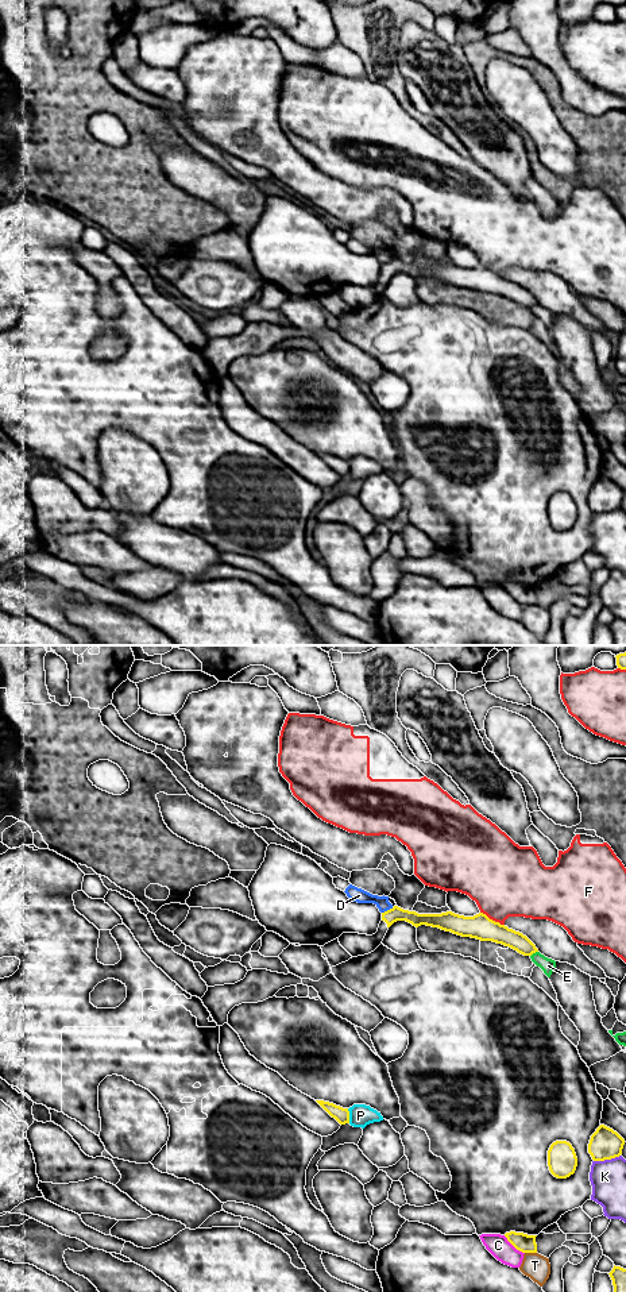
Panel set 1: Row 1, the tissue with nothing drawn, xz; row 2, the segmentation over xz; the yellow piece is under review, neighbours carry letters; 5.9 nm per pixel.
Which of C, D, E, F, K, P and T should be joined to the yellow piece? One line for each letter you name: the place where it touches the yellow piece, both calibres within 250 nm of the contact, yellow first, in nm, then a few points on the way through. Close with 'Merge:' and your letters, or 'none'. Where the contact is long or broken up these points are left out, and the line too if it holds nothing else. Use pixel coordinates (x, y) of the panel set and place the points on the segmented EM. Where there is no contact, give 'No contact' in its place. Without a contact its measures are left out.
Merge: none

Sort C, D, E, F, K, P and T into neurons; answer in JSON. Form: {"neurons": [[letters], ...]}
{"neurons": [["C"], ["D"], ["E"], ["F"], ["K"], ["P"], ["T"]]}

